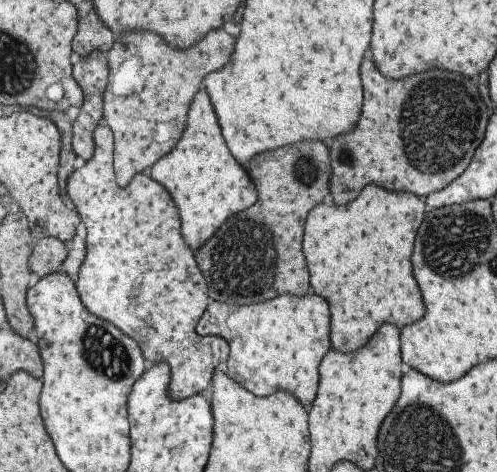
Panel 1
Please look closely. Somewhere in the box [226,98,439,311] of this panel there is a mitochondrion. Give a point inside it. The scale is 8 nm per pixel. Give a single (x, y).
(305, 167)

